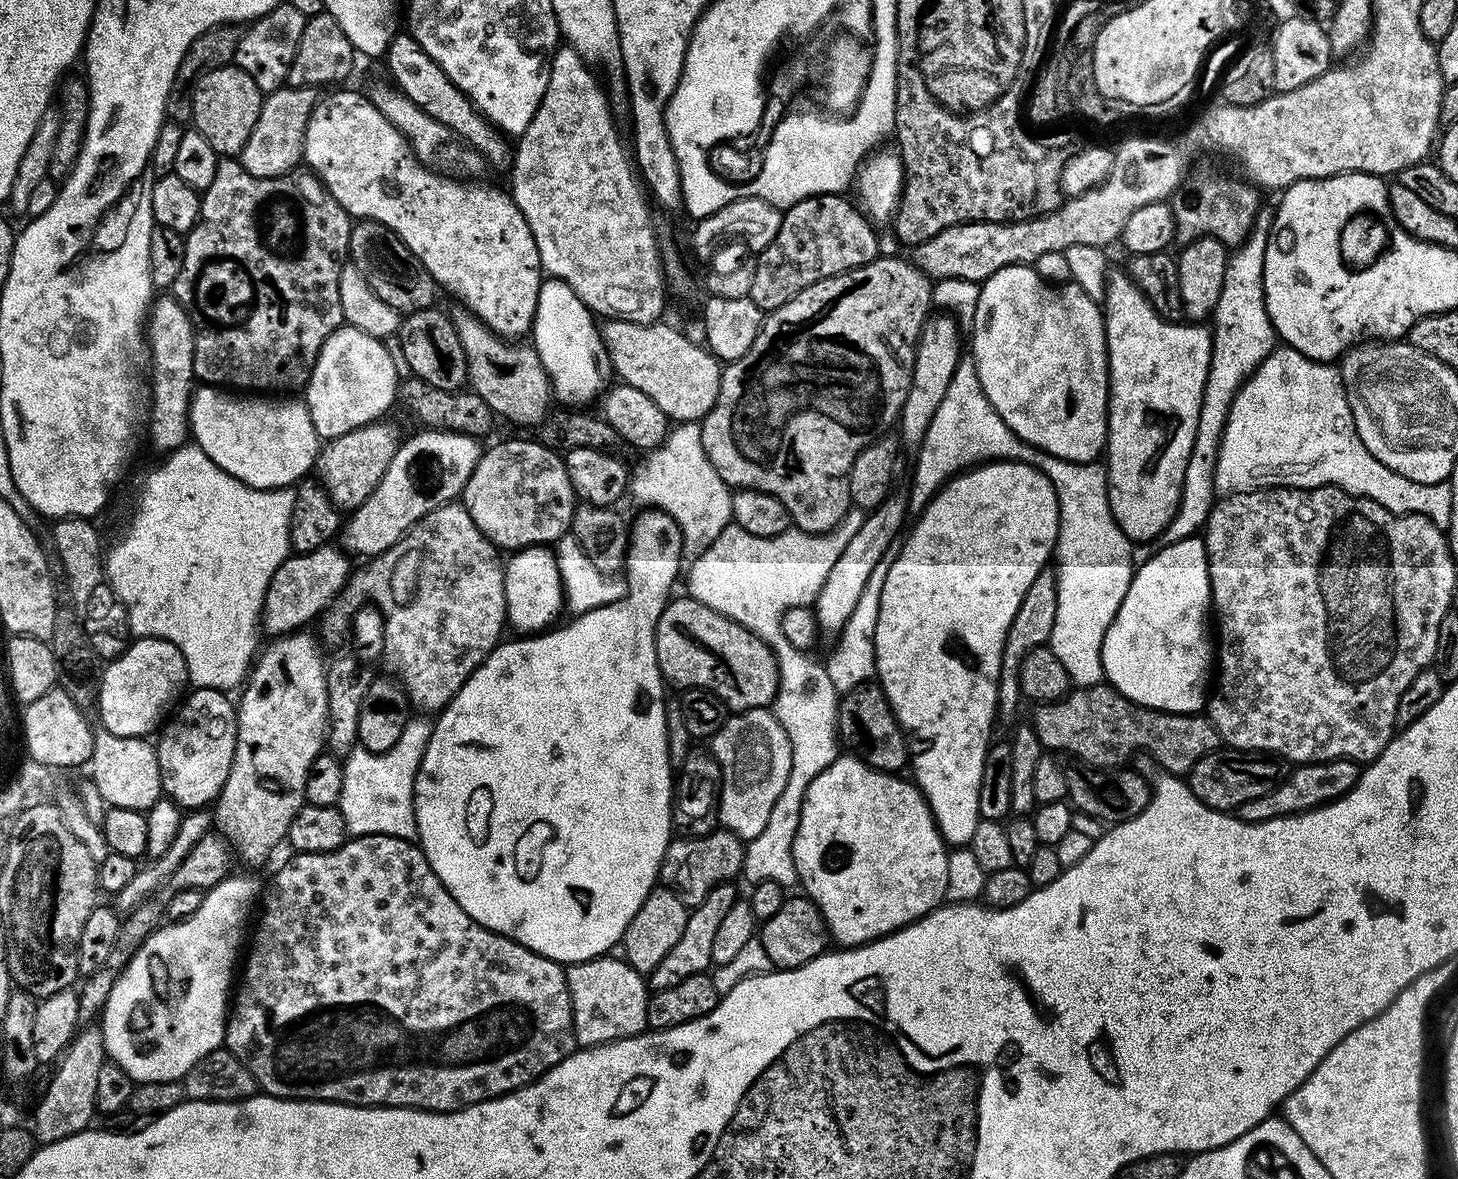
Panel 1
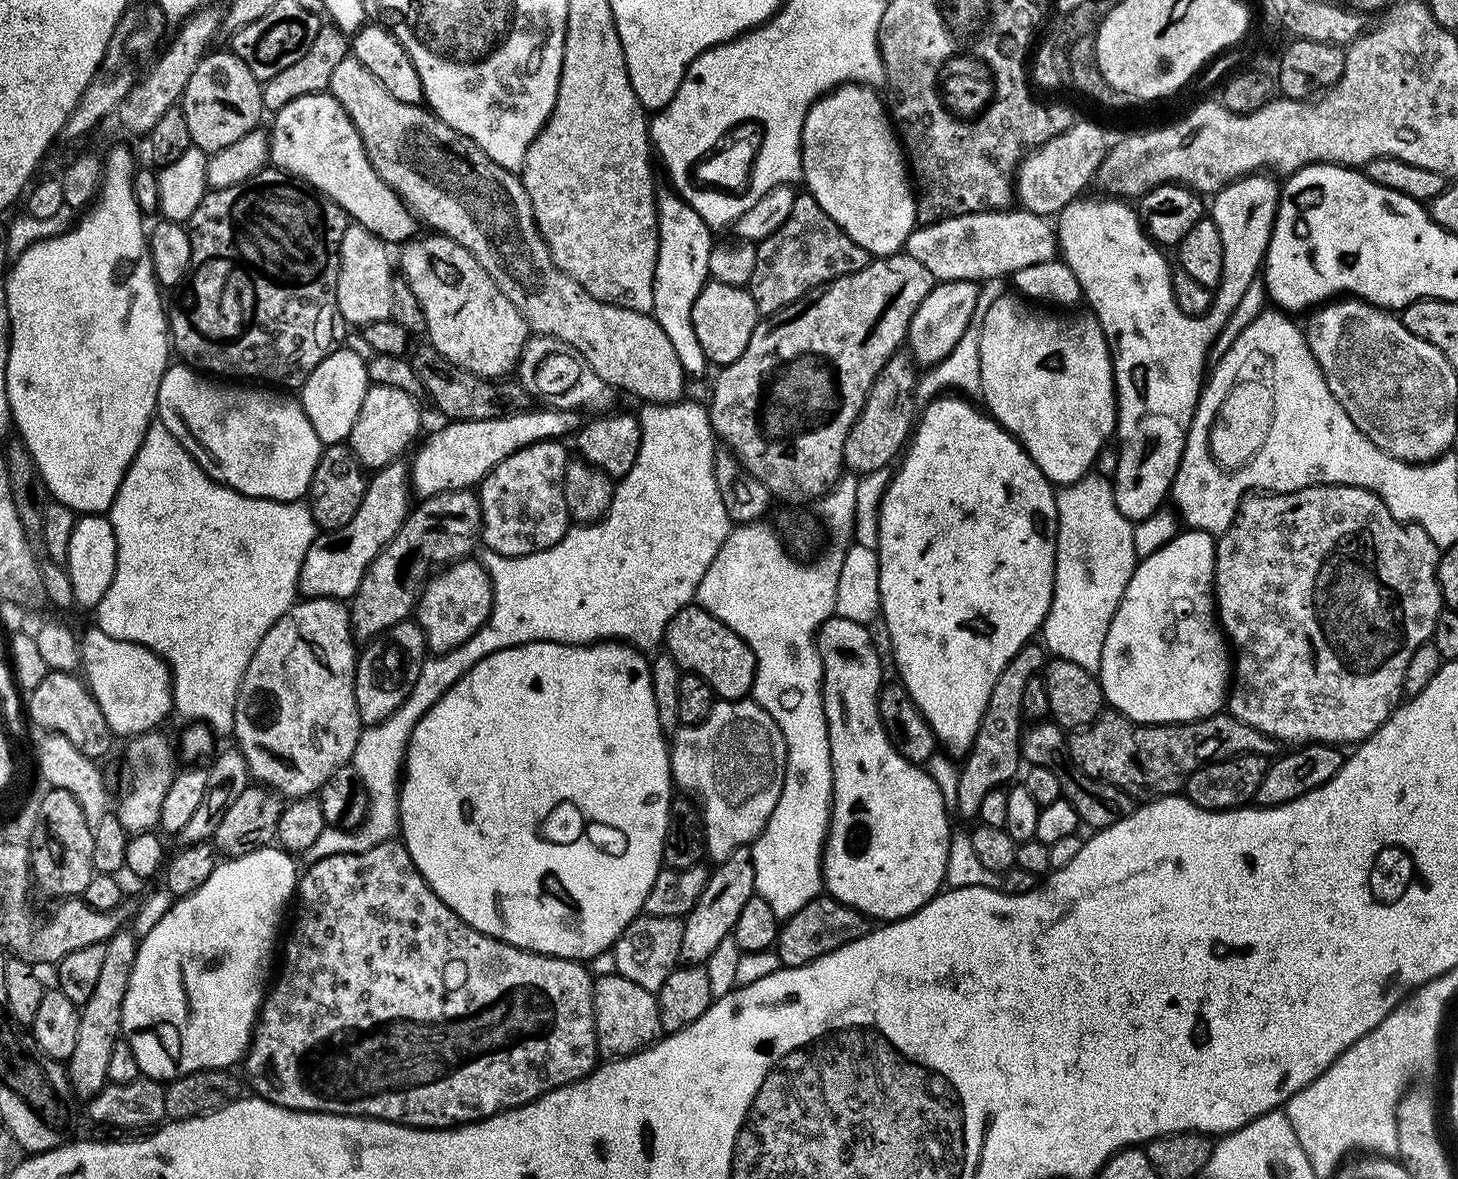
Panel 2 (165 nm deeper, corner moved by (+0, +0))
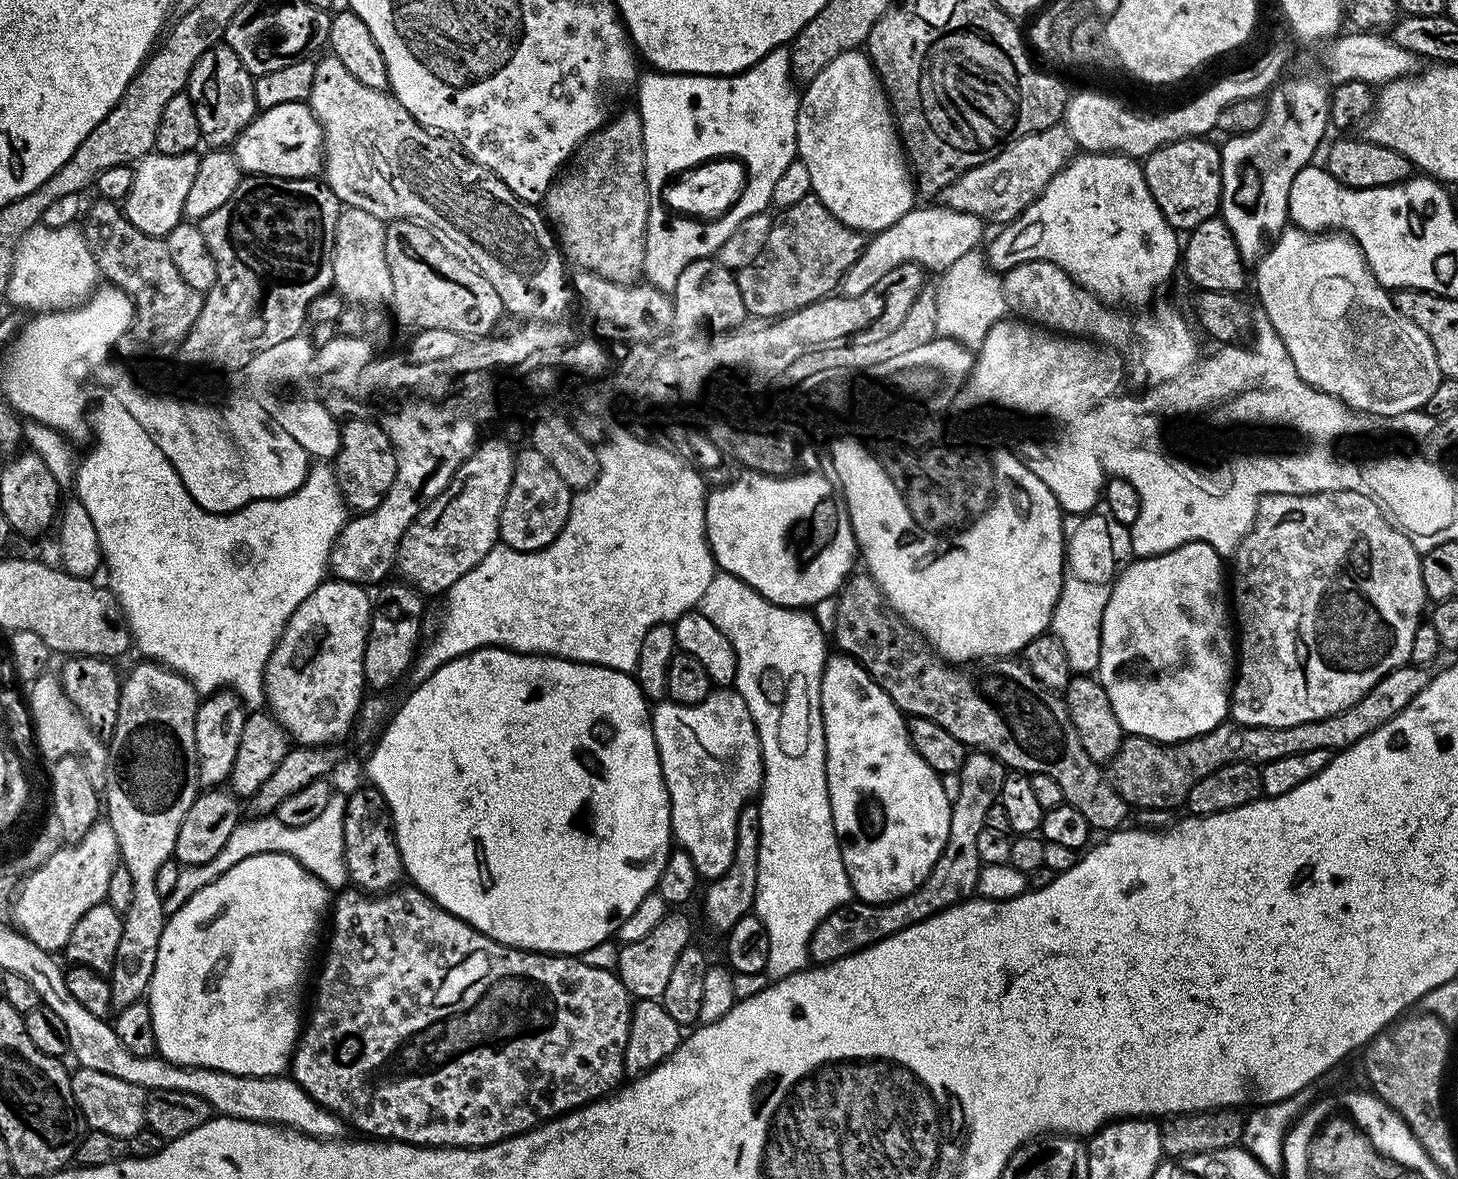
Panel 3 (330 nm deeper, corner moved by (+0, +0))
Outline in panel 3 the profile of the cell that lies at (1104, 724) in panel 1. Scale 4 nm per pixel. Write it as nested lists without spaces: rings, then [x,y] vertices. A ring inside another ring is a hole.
[[[1411,662],[1390,670],[1354,706],[1314,722],[1302,722],[1298,726],[1250,726],[1225,722],[1210,730],[1205,736],[1179,740],[1177,744],[1162,744],[1145,736],[1125,735],[1118,754],[1110,761],[1112,787],[1125,802],[1136,810],[1163,808],[1176,810],[1183,805],[1194,782],[1202,782],[1206,774],[1234,762],[1246,762],[1263,766],[1278,762],[1278,758],[1290,758],[1290,754],[1306,754],[1306,750],[1330,750],[1333,754],[1344,748],[1352,748],[1354,742],[1362,742],[1374,734],[1390,718],[1402,714],[1422,690],[1426,690],[1430,672],[1427,667]]]

